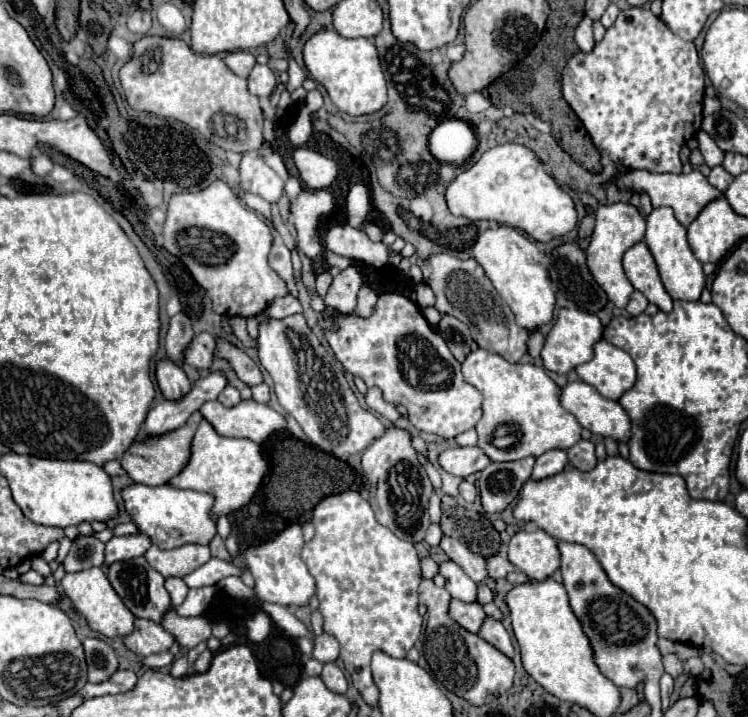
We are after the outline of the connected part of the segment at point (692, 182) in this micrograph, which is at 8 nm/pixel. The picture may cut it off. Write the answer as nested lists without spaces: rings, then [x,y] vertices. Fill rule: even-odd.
[[[631,170],[627,174],[619,174],[615,182],[619,184],[619,188],[625,188],[625,190],[647,192],[651,196],[651,202],[655,208],[671,206],[675,210],[675,218],[683,226],[689,226],[709,202],[723,198],[723,192],[717,190],[715,186],[711,186],[699,170],[693,170],[691,174],[651,174],[651,172],[643,172],[643,170]]]

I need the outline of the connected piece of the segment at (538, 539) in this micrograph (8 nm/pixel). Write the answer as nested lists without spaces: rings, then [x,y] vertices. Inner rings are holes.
[[[521,530],[509,542],[509,562],[531,580],[545,580],[559,568],[557,540],[545,530]]]

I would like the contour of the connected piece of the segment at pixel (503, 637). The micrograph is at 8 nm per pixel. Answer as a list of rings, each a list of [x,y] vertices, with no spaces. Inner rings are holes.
[[[487,616],[487,620],[483,622],[483,628],[479,630],[479,636],[483,640],[487,640],[489,644],[493,644],[497,650],[501,650],[505,656],[513,658],[513,644],[511,644],[511,638],[501,622]]]

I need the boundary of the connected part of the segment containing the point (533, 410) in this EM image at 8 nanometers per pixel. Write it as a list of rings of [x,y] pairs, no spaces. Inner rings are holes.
[[[479,348],[471,352],[471,356],[467,356],[467,360],[463,362],[463,376],[469,384],[473,384],[485,396],[483,418],[479,420],[475,430],[479,434],[479,448],[483,448],[493,462],[511,462],[511,460],[521,460],[525,456],[541,456],[543,452],[553,450],[553,448],[567,450],[581,440],[581,426],[577,418],[561,406],[559,402],[561,388],[545,374],[543,368],[535,364],[511,364],[503,360],[499,354]],[[497,436],[509,436],[511,444],[507,448],[495,446]]]

